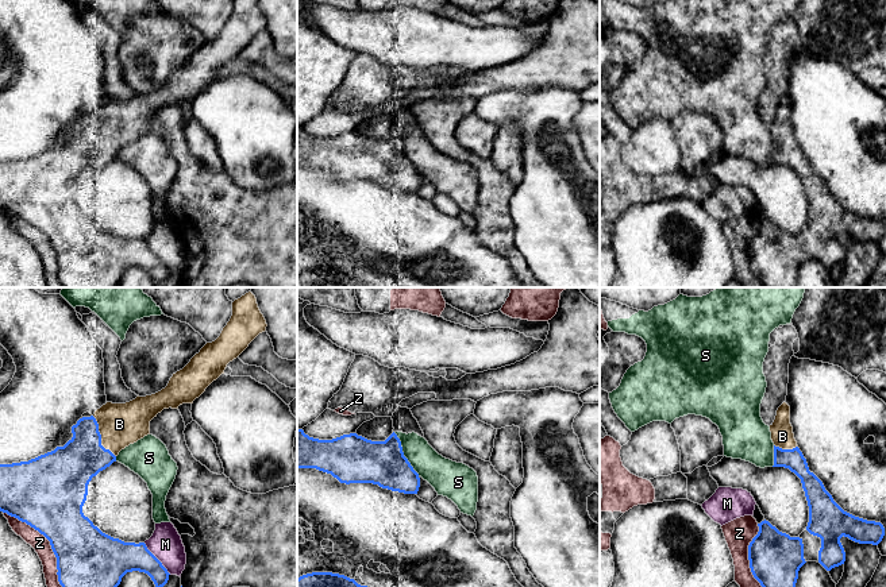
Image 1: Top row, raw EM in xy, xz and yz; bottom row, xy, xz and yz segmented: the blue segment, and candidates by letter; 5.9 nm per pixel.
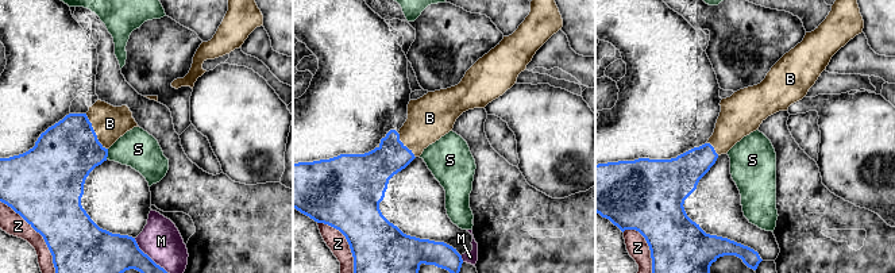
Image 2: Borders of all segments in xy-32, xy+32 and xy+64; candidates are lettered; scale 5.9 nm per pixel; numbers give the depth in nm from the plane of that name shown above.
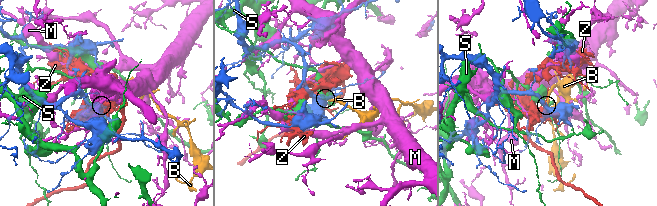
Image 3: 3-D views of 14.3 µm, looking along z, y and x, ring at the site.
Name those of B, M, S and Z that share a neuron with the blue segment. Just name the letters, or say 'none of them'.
B

